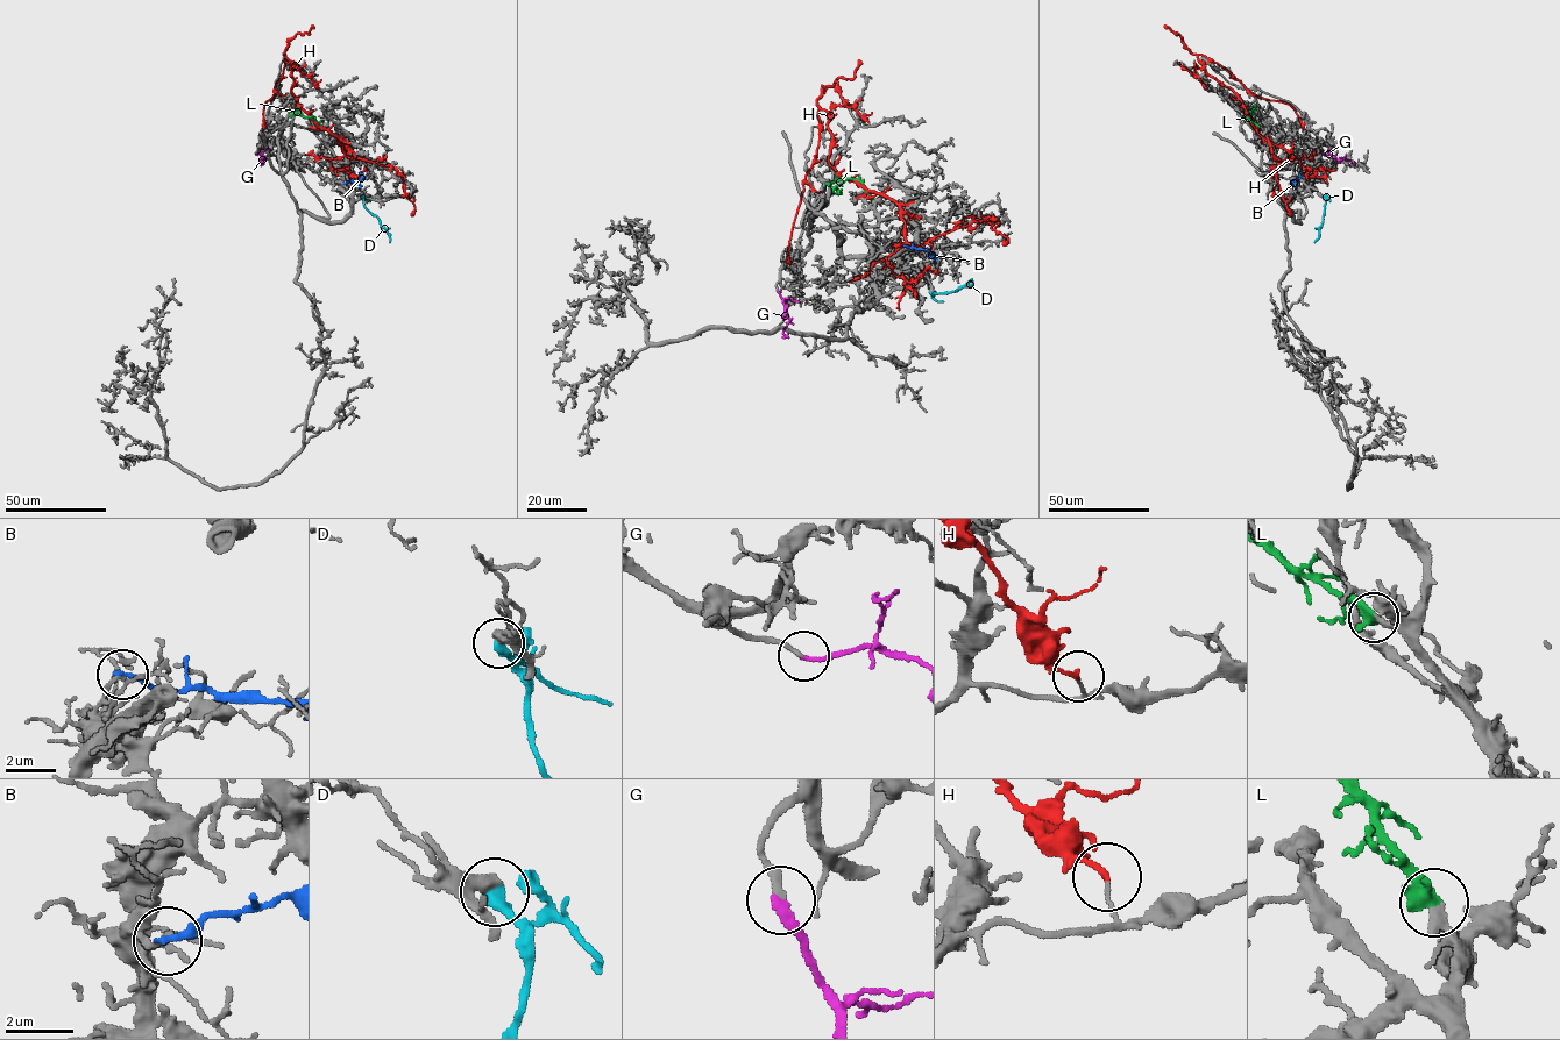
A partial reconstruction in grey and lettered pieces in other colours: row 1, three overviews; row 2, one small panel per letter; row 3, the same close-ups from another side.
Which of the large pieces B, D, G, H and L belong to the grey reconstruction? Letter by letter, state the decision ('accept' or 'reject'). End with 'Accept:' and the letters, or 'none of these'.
B: reject
D: reject
G: accept
H: reject
L: accept
Accept: G, L

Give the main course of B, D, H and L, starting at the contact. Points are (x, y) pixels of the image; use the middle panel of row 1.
B: (905, 246), (933, 254), (928, 258)
D: (930, 292), (933, 294), (956, 291), (970, 285), (971, 278)
H: (869, 122), (831, 108), (828, 163), (892, 199), (907, 242), (922, 246), (983, 220), (1002, 244)
L: (873, 199), (858, 180), (842, 179), (830, 184), (841, 192)

